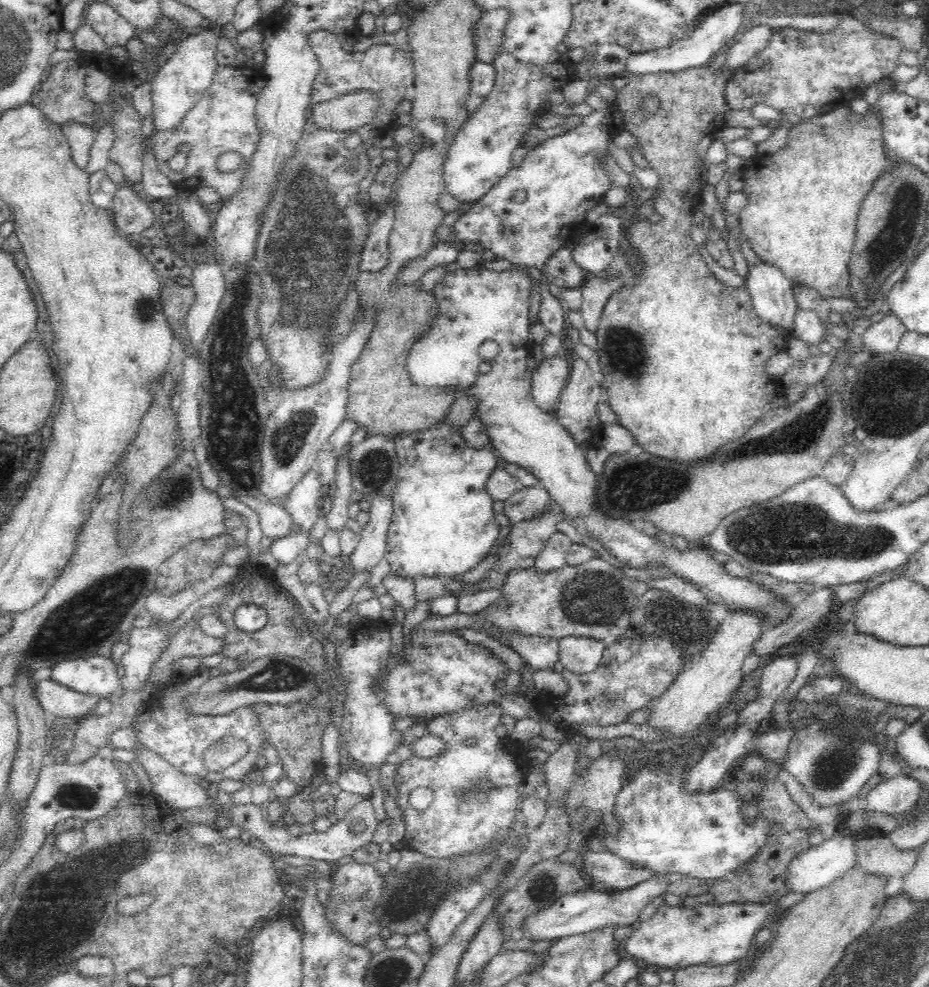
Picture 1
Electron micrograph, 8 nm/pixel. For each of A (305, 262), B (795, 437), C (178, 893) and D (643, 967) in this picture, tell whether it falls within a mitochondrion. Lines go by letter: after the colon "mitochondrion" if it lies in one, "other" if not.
A: mitochondrion
B: mitochondrion
C: other
D: other

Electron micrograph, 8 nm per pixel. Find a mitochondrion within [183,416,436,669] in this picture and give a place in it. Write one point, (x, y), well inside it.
(226, 453)

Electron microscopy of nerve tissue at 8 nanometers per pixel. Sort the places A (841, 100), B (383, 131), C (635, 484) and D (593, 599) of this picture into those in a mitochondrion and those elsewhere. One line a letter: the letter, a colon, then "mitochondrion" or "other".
A: other
B: other
C: mitochondrion
D: mitochondrion

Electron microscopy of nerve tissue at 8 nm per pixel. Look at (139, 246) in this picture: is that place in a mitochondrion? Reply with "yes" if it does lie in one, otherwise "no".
no

